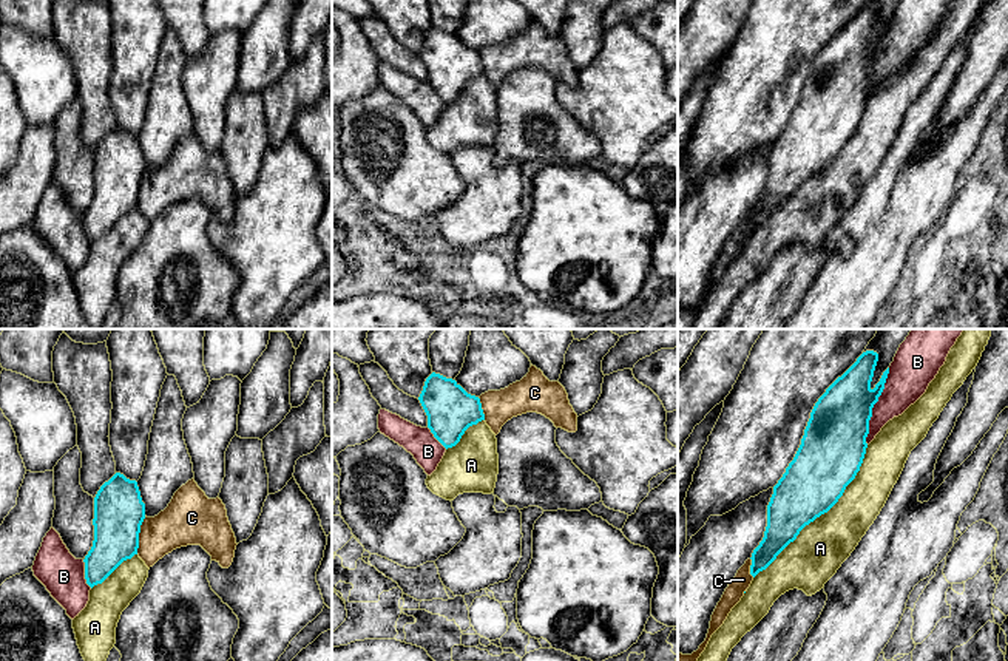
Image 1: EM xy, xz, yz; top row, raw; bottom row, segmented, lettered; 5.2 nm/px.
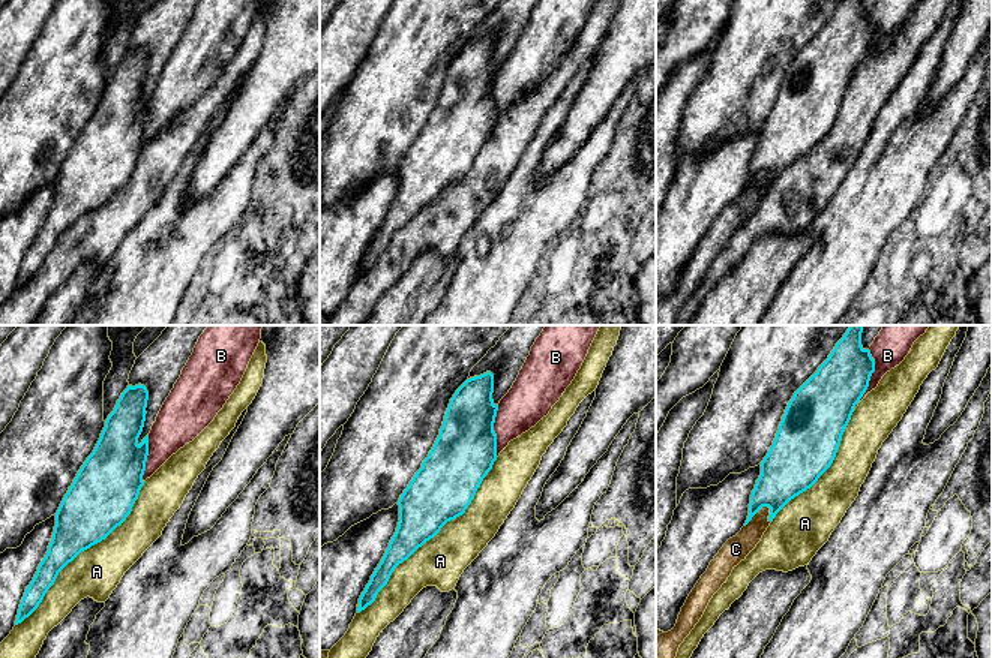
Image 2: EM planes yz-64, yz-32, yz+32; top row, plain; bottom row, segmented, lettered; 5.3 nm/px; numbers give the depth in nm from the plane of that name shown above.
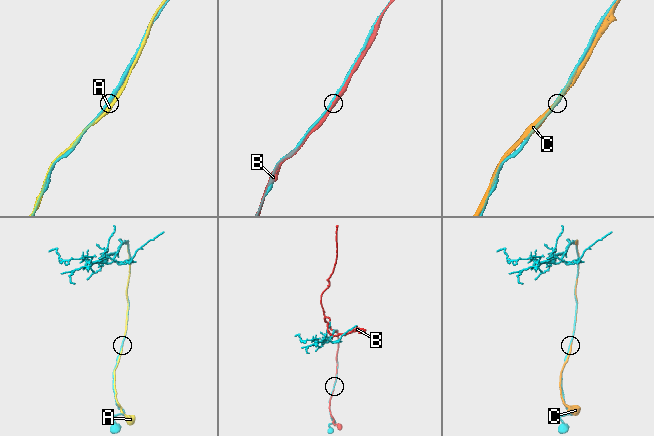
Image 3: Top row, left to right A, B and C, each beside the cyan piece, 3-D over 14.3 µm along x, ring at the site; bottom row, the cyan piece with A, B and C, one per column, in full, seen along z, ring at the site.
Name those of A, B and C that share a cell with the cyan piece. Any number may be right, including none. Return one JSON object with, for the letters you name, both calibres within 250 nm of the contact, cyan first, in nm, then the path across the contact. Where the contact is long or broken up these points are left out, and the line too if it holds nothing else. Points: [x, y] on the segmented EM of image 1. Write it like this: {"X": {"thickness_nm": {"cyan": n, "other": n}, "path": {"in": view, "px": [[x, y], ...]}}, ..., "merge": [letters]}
{"merge": []}

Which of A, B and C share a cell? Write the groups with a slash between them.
A / B / C

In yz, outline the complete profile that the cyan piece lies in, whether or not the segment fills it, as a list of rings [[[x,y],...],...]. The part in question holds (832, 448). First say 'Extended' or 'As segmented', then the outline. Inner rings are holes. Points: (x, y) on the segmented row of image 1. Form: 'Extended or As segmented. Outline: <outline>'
As segmented. Outline: [[[863,352],[815,403],[797,454],[773,486],[773,494],[767,505],[764,537],[750,558],[750,575],[753,578],[766,570],[797,539],[806,525],[827,513],[860,471],[868,448],[866,437],[869,434],[872,408],[883,392],[889,374],[888,368],[872,389],[871,381],[877,361],[877,352]]]

